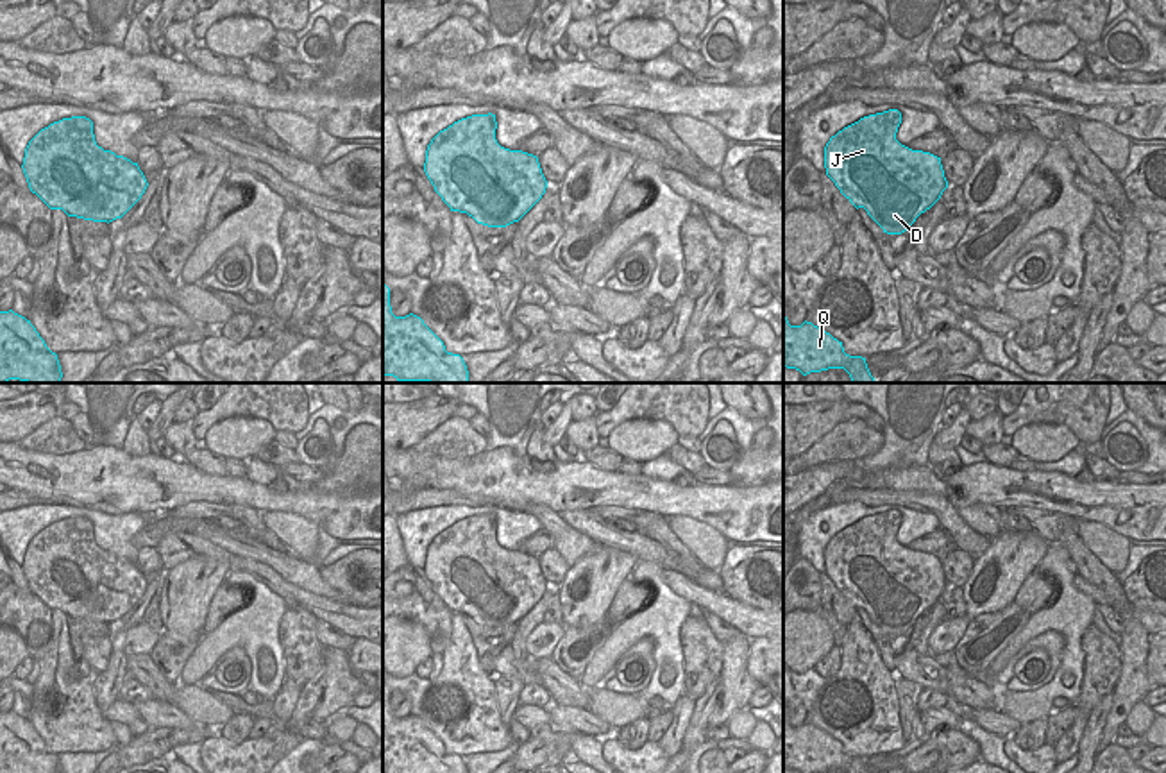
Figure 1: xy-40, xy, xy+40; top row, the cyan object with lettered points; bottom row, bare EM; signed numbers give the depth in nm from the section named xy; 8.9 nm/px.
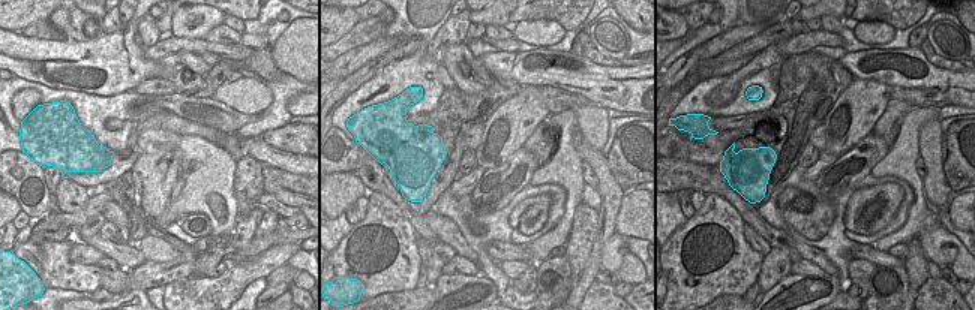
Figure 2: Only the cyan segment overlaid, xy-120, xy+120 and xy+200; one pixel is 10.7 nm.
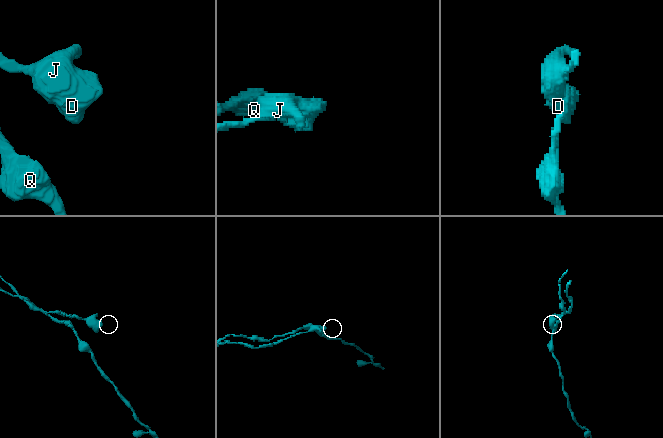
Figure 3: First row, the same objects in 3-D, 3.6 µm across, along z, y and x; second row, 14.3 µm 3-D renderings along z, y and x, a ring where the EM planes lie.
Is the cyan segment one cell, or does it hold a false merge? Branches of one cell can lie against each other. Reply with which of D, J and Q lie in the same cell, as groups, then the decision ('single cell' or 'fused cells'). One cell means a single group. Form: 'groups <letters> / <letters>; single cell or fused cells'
groups D J / Q; fused cells

